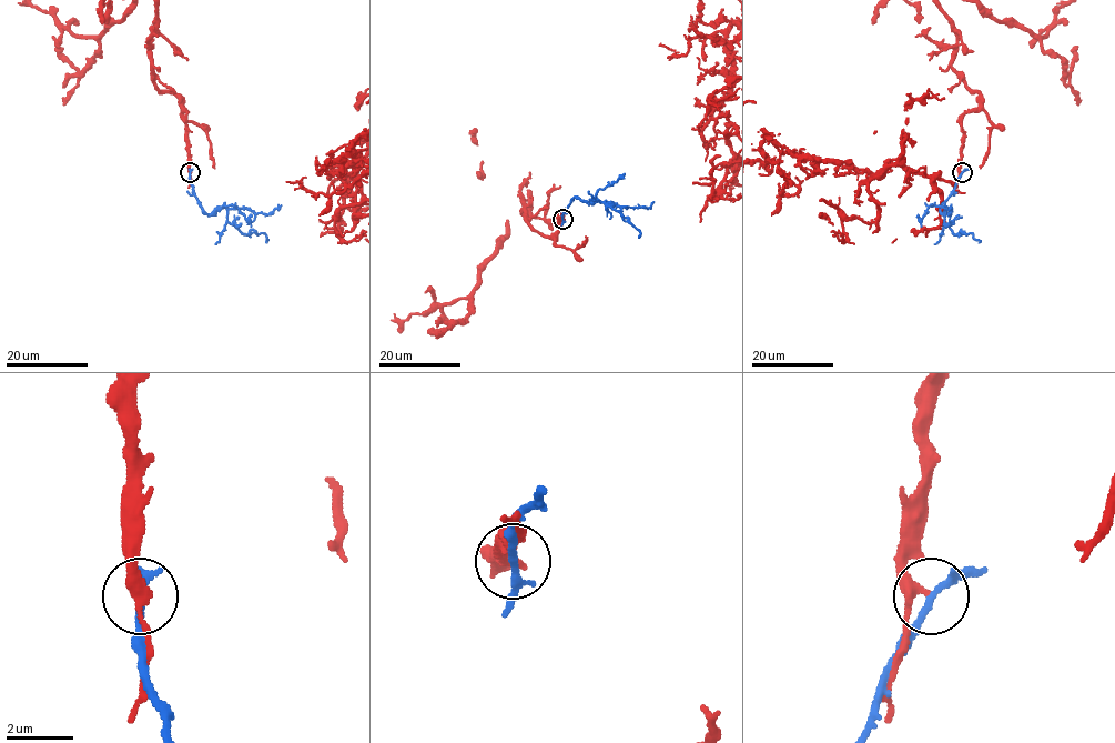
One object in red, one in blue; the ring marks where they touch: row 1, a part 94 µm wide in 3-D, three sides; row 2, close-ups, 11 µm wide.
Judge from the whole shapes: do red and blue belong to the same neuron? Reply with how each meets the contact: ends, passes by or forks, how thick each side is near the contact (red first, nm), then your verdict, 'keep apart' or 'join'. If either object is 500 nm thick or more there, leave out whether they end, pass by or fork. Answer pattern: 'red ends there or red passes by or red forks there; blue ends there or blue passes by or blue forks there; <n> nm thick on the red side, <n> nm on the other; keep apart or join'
red passes by; blue passes by; 280 nm thick on the red side, 200 nm on the other; keep apart

